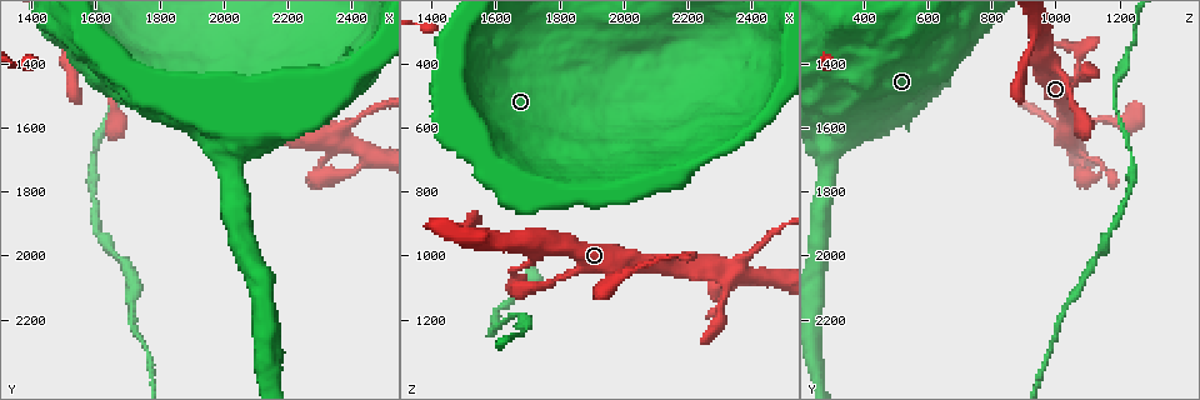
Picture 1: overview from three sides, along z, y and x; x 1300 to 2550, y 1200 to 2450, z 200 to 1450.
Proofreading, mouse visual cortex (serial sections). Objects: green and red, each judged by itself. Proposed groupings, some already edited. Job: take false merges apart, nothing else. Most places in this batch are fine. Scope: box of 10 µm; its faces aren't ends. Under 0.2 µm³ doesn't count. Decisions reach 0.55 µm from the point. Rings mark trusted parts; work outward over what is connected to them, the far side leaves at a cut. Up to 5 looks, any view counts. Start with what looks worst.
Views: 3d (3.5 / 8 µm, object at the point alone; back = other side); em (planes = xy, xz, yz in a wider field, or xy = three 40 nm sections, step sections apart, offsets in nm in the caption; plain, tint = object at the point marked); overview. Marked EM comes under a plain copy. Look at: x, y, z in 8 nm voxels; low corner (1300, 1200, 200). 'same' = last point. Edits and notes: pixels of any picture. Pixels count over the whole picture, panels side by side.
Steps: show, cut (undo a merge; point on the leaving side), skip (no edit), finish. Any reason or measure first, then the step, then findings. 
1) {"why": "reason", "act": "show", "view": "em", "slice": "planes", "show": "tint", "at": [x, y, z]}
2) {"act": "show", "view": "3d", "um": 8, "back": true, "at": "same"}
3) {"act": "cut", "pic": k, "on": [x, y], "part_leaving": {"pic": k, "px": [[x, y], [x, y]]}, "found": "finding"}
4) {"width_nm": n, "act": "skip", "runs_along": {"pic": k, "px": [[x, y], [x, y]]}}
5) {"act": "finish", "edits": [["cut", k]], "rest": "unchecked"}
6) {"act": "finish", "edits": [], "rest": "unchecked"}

{"why": "thin arm on a thick one", "act": "show", "view": "3d", "um": 3.5, "at": [2360, 1610, 1020]}

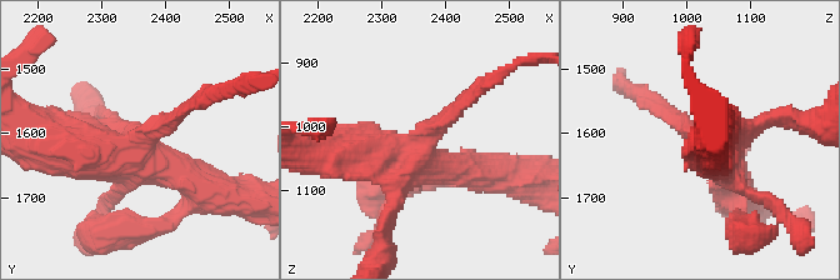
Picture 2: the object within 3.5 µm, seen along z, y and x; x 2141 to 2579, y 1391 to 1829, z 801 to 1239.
{"why": "shape alone is not enough", "act": "show", "view": "em", "slice": "xy", "step": 3, "show": "tint", "at": [2370, 1610, 1020]}

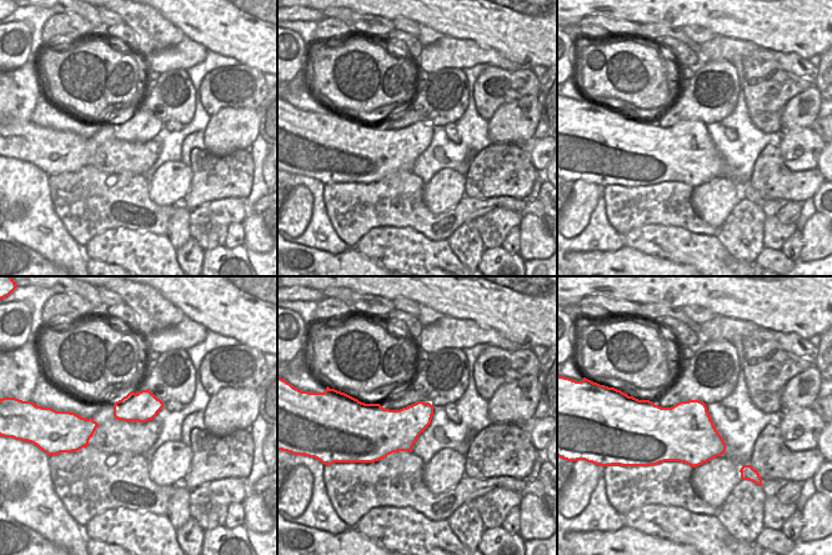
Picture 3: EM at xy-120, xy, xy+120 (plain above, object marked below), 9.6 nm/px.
{"act": "skip", "runs_along": {"pic": 2, "px": [[54, 140], [178, 168], [193, 198]]}, "found": "all the same cell"}

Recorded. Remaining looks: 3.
{"act": "show", "view": "3d", "um": 3.5, "at": [1800, 1410, 660]}

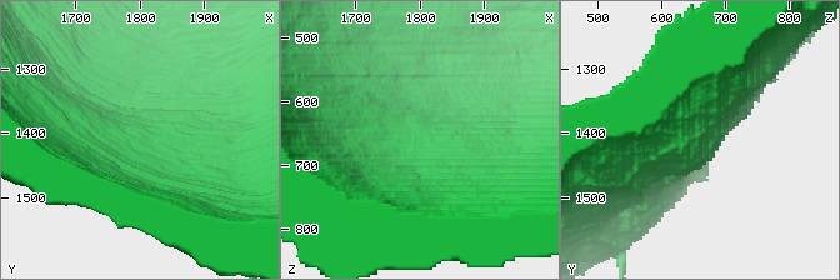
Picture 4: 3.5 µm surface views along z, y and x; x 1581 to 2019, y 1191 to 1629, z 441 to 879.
{"why": "shape alone is not enough", "act": "show", "view": "em", "slice": "xy", "step": 3, "show": "tint", "at": [1805, 1400, 665]}

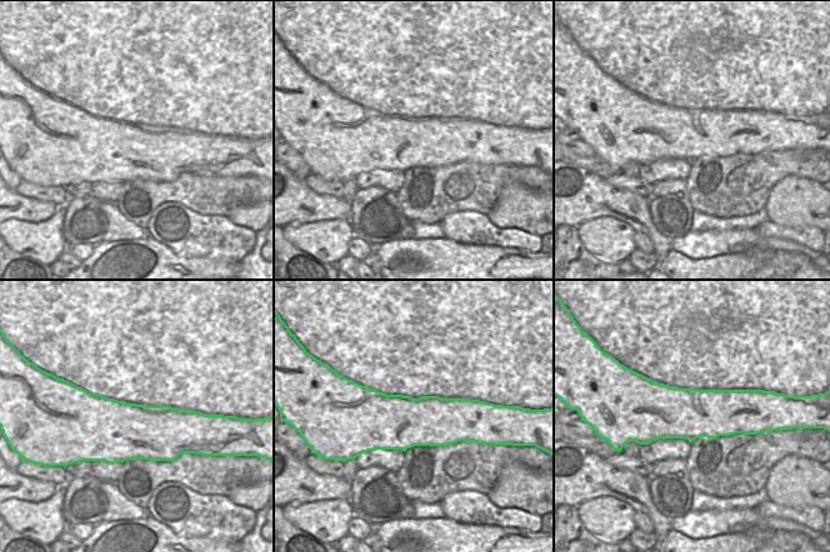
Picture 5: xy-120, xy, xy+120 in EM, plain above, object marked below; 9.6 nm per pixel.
{"width_nm": 550, "act": "skip", "runs_along": {"pic": 4, "px": [[335, 106], [428, 144], [481, 189]]}, "found": "all the same cell"}

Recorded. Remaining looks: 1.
{"act": "finish", "edits": [], "rest": "unchecked"}

